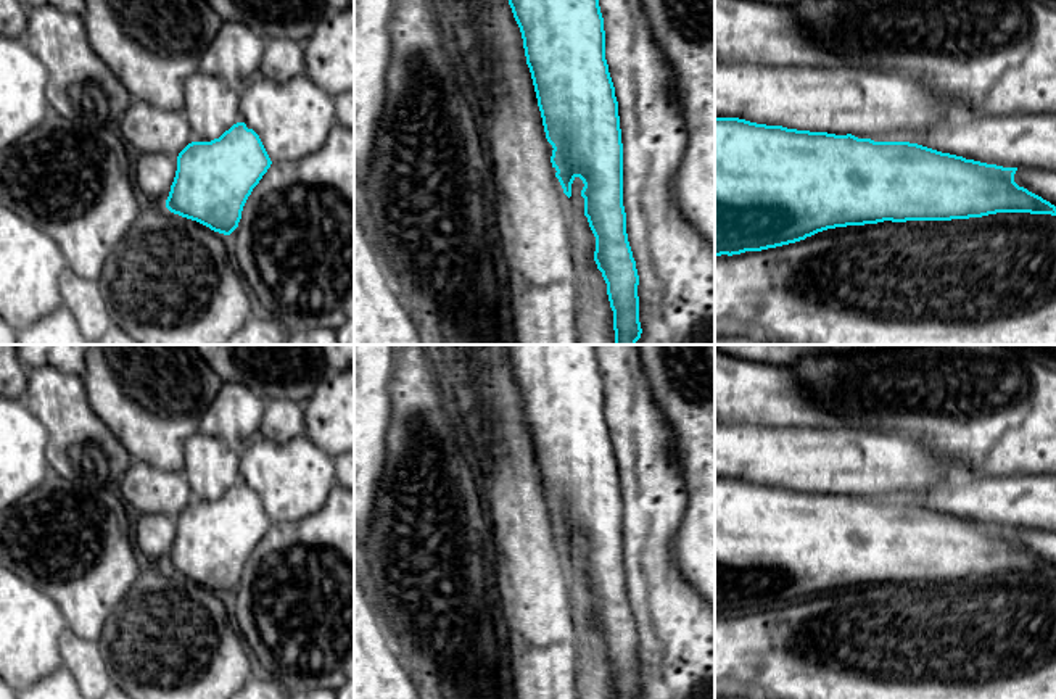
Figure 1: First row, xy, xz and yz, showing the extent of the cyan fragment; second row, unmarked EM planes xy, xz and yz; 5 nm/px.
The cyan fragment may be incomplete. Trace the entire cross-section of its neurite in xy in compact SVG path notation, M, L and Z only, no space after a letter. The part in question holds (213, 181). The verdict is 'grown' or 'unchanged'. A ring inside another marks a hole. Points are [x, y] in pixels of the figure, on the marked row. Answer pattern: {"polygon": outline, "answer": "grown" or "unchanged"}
{"polygon": "M237 122L219 139L192 142L179 153L166 208L230 235L270 164L259 135Z", "answer": "unchanged"}

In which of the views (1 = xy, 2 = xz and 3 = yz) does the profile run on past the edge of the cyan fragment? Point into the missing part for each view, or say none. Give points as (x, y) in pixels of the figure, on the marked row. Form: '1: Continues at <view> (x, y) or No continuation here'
1: No continuation here
2: No continuation here
3: No continuation here

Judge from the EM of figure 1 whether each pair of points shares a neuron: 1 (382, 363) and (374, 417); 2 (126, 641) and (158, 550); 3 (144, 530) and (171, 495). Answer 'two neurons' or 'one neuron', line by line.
1: one neuron
2: two neurons
3: two neurons

